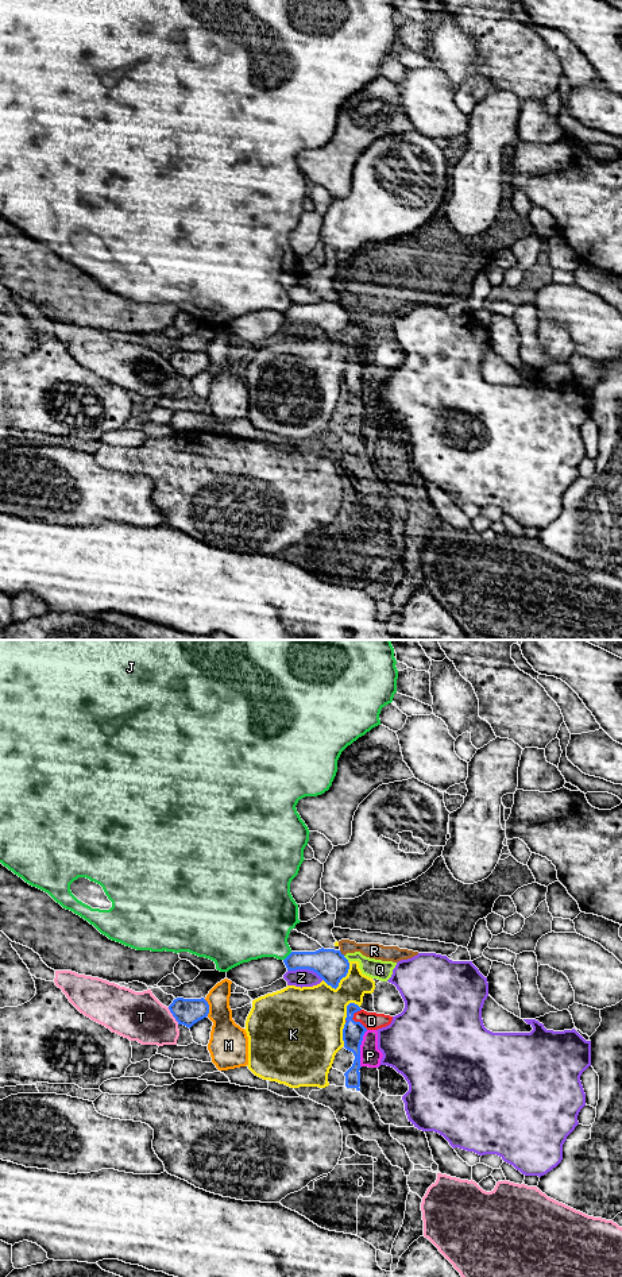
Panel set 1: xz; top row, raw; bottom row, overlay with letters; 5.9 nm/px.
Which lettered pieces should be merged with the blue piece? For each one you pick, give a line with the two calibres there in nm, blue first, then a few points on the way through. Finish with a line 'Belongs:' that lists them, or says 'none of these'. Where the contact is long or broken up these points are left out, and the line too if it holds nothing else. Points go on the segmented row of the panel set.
Belongs: none of these

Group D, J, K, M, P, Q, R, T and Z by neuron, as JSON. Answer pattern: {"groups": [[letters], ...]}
{"groups": [["D", "P", "Q", "R"], ["J"], ["K"], ["M"], ["T"], ["Z"]]}

